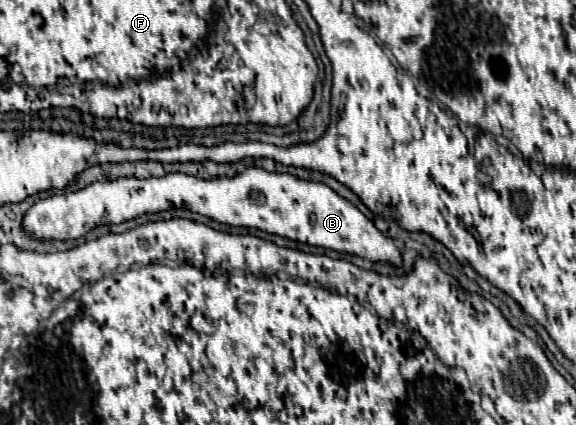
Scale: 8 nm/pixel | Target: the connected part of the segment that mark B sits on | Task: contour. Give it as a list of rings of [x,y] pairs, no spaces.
[[[249,167],[231,179],[217,177],[209,181],[185,173],[169,173],[159,179],[121,177],[115,181],[97,181],[81,191],[39,199],[27,209],[21,227],[31,235],[31,239],[67,241],[83,237],[101,223],[123,223],[143,213],[157,213],[173,207],[185,207],[233,227],[257,227],[293,241],[359,255],[393,267],[403,263],[395,241],[383,235],[351,201],[343,199],[323,183],[305,181],[287,173],[269,173],[261,167]]]

